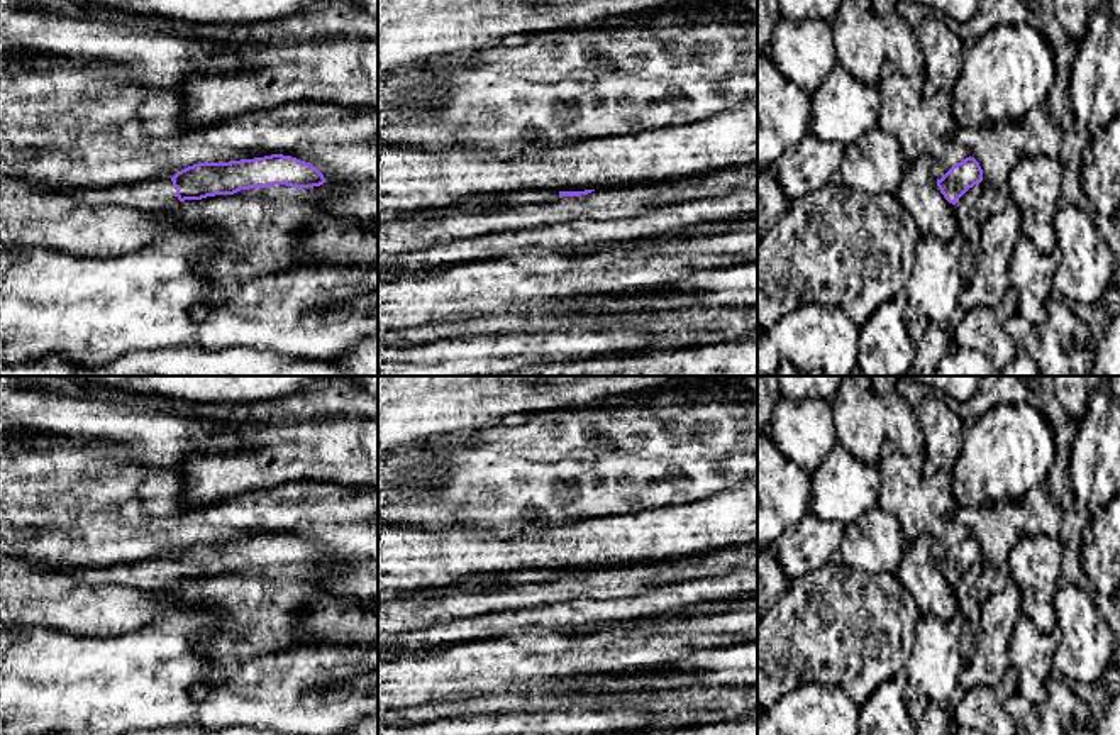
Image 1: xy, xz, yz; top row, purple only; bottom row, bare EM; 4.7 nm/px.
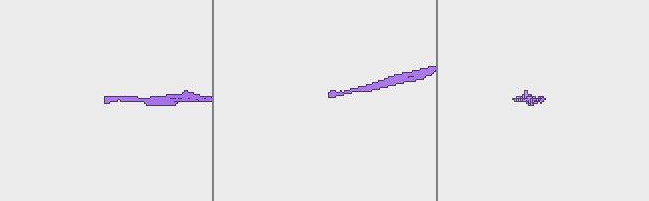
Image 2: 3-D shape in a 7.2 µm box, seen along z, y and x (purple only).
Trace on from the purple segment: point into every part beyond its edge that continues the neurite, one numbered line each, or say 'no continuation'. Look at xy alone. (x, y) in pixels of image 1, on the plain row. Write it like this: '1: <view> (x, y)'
1: xy (149, 574)

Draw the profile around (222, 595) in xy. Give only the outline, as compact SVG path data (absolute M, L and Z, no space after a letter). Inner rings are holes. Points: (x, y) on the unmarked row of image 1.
M273 564L185 579L175 588L156 589L193 613L215 615L222 627L202 638L217 667L234 671L258 657L305 645L300 638L305 606L332 594L312 579L308 567Z

